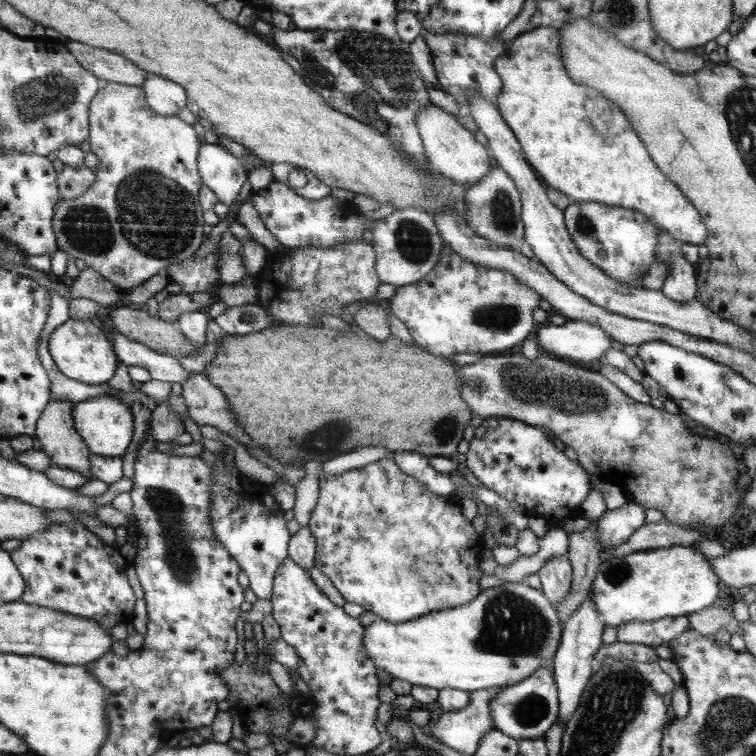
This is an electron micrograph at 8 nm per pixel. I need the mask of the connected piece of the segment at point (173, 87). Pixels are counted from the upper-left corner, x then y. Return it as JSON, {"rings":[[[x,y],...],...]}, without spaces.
{"rings":[[[150,74],[142,87],[149,105],[158,114],[177,115],[181,108],[188,106],[186,92],[176,82],[168,82],[168,80],[160,78],[160,76]]]}

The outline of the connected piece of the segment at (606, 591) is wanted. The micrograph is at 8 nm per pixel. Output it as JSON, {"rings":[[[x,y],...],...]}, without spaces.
{"rings":[[[692,545],[634,552],[623,558],[601,560],[590,593],[604,628],[611,626],[618,630],[626,622],[656,622],[662,618],[687,616],[710,607],[720,594],[721,581],[710,560]]]}

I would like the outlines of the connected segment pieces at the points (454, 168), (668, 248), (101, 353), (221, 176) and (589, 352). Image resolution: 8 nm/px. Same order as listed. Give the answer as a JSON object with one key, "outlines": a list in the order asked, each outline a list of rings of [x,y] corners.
{"outlines":[[[[430,101],[428,107],[420,107],[417,116],[418,130],[425,142],[425,154],[429,158],[433,169],[461,184],[466,189],[478,183],[490,172],[490,156],[488,150],[476,141],[475,134],[461,126],[452,113]]],[[[663,230],[657,260],[664,260],[669,270],[661,291],[676,302],[696,299],[698,291],[696,265],[684,257],[680,244]]],[[[70,319],[52,334],[50,341],[50,350],[58,366],[70,378],[99,385],[107,383],[114,376],[116,364],[119,364],[117,353],[113,343],[106,338],[98,325],[94,325],[94,321]]],[[[211,143],[202,146],[198,162],[204,184],[231,208],[247,182],[248,171],[242,160],[226,147]]],[[[566,320],[563,325],[546,323],[534,334],[541,352],[579,365],[590,365],[603,358],[612,346],[612,337],[591,322]]]]}

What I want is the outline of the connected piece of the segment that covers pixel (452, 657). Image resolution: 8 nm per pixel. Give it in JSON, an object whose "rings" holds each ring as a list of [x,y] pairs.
{"rings":[[[504,581],[504,583],[500,583],[498,586],[484,589],[478,597],[474,598],[466,606],[456,606],[456,608],[426,614],[425,617],[416,618],[410,622],[390,623],[378,619],[373,624],[370,624],[370,626],[366,626],[365,637],[362,638],[362,641],[364,641],[364,649],[366,649],[369,657],[373,659],[374,665],[378,668],[383,668],[394,679],[408,681],[411,685],[429,686],[436,690],[456,689],[470,693],[474,692],[474,690],[492,688],[492,686],[507,686],[522,682],[525,678],[530,677],[530,674],[545,667],[546,660],[553,659],[554,654],[557,653],[557,649],[560,648],[562,633],[564,632],[564,627],[561,625],[562,620],[560,619],[560,615],[542,591],[526,585],[525,582],[513,583]]]}

